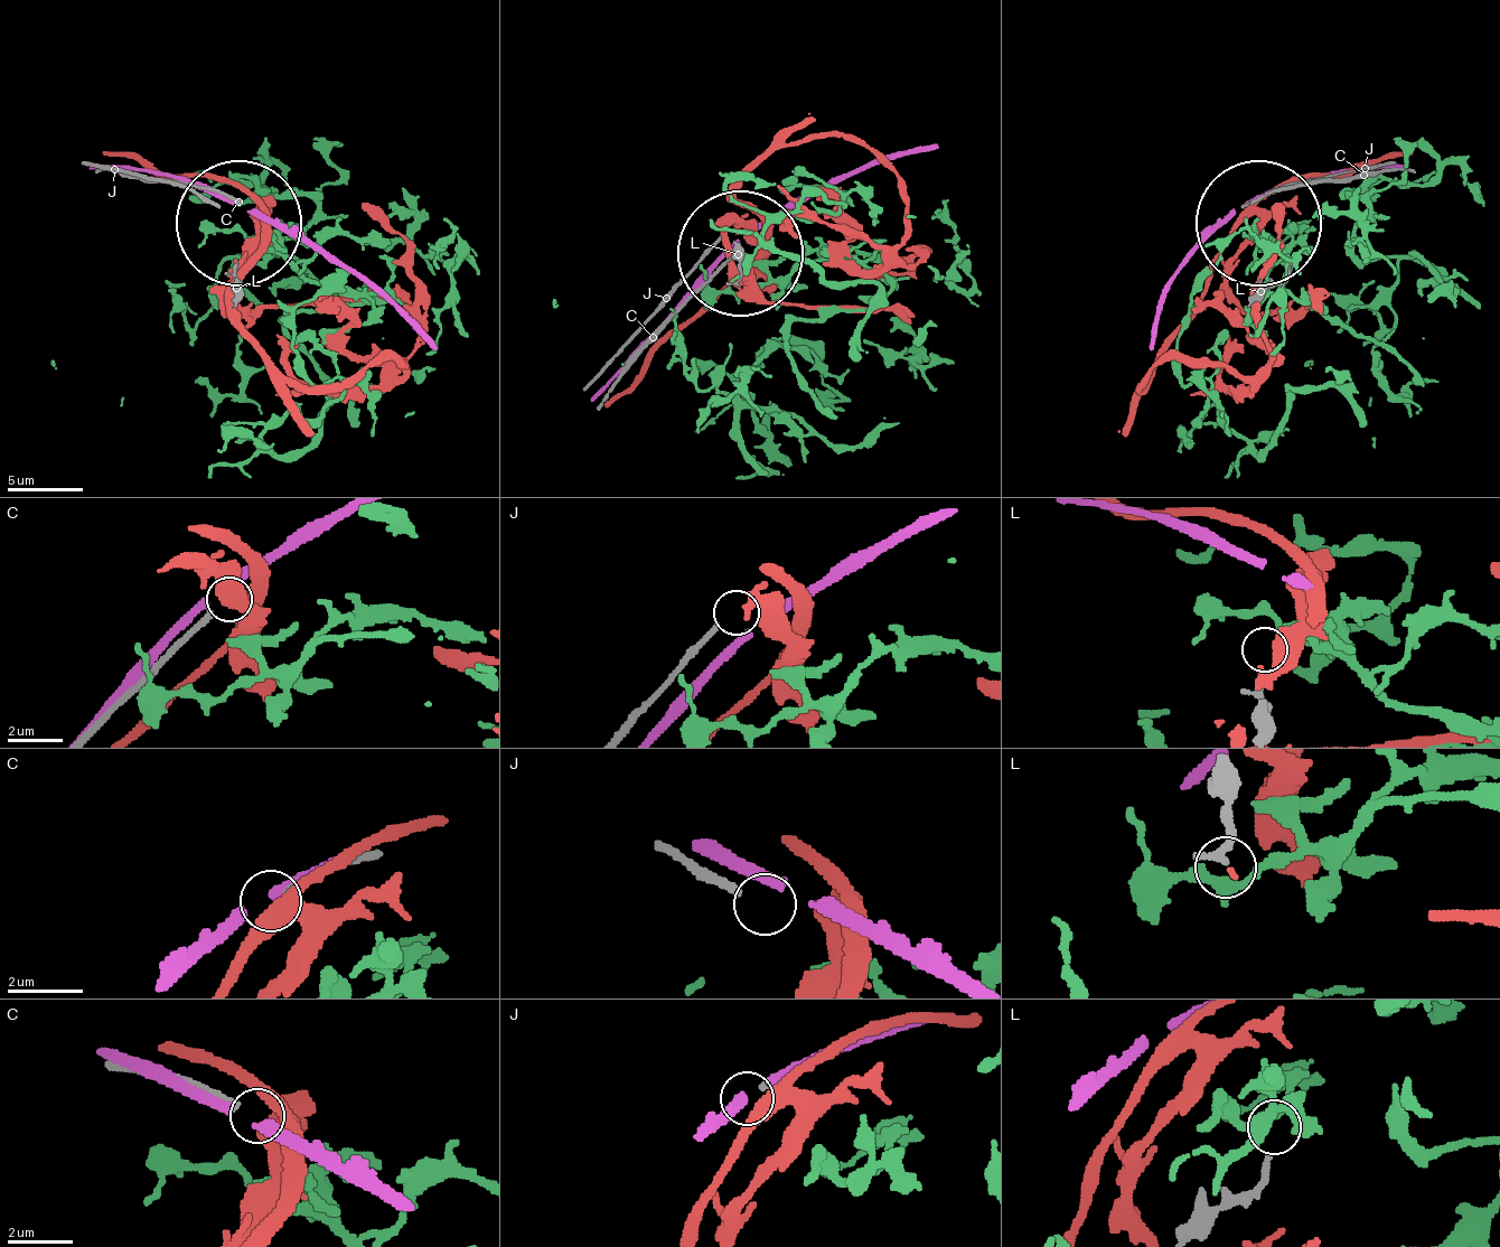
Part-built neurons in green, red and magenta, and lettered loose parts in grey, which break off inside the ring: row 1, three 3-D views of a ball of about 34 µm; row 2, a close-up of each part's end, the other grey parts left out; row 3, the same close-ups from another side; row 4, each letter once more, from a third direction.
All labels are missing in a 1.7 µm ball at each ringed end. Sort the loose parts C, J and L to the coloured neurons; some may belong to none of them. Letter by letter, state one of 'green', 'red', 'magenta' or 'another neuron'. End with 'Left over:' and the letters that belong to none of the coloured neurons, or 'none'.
C: another neuron
J: another neuron
L: green
Left over: C, J

